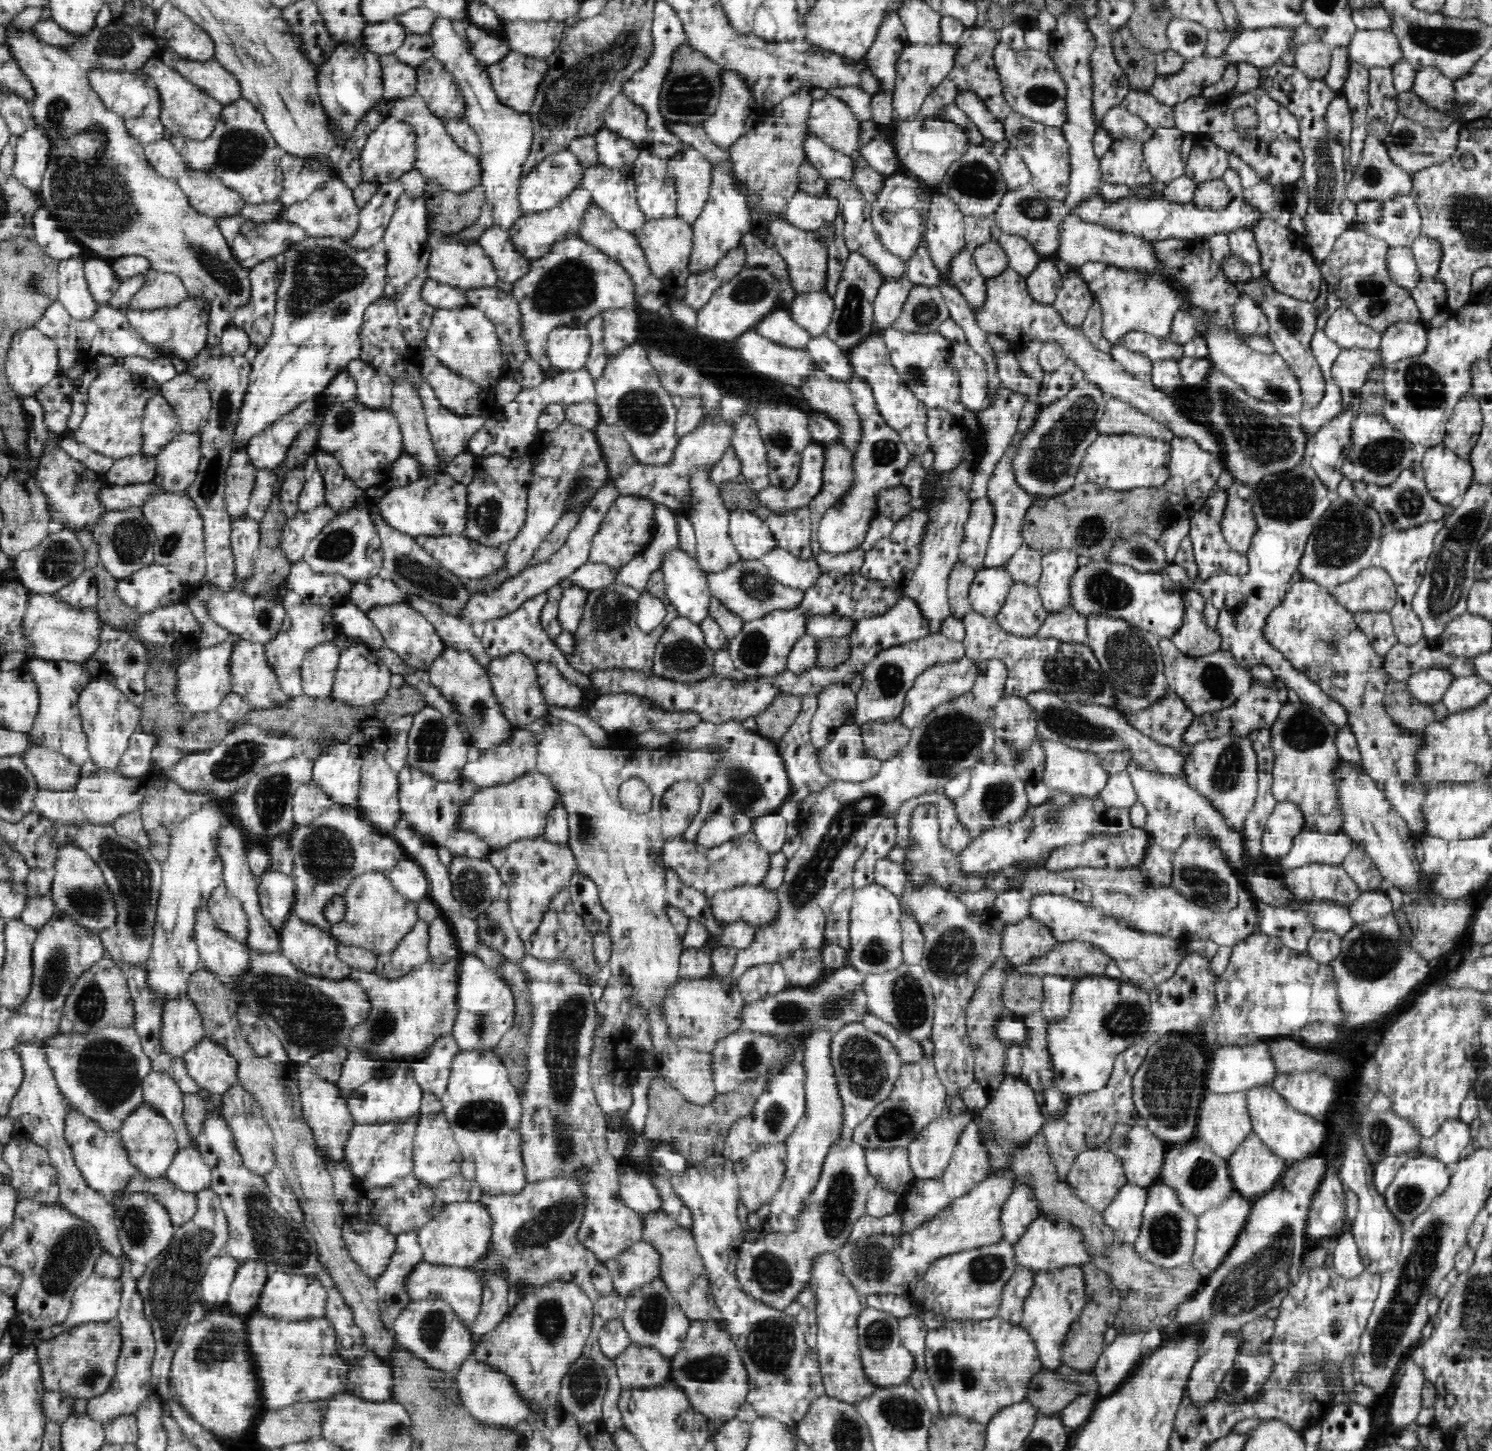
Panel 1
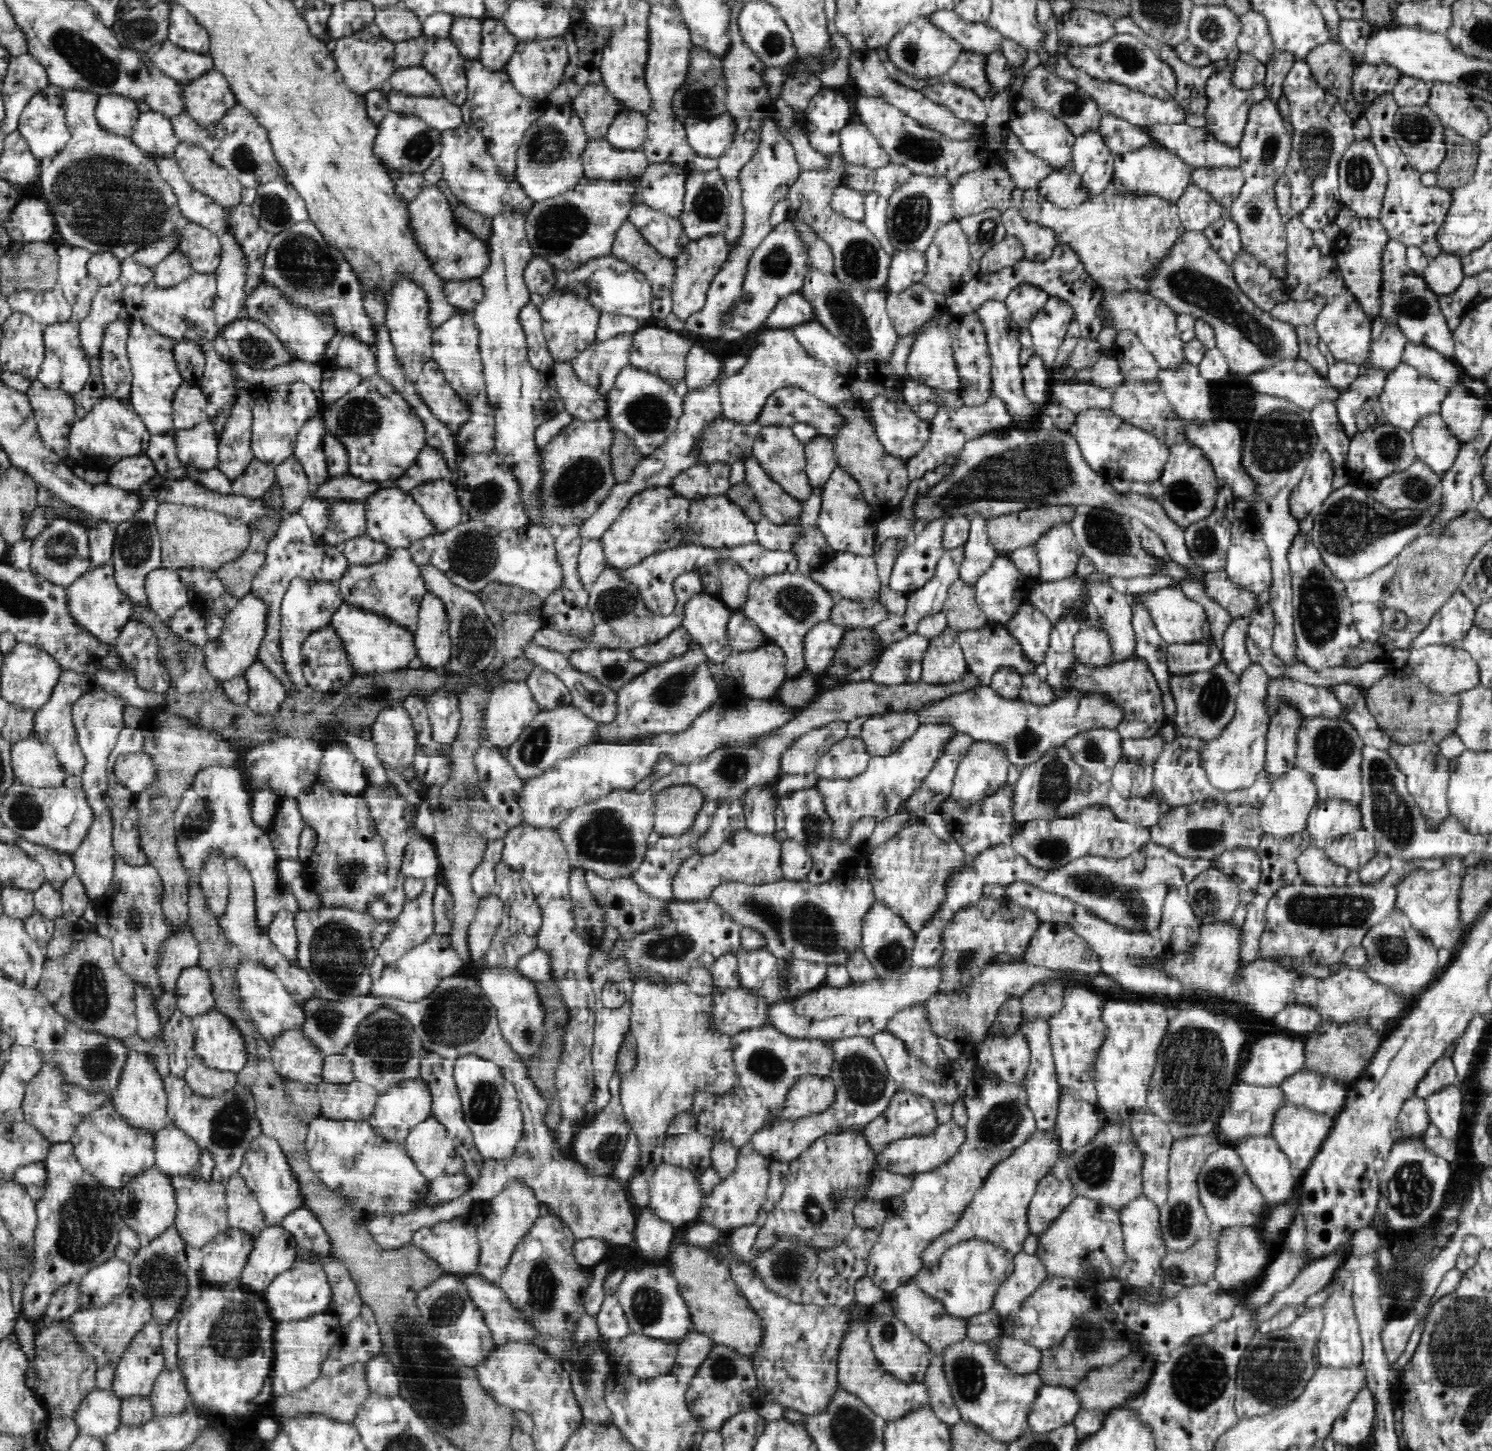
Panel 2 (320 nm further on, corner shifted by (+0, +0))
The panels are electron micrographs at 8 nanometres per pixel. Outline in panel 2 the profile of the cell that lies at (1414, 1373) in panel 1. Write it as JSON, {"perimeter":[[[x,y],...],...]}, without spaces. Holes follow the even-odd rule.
{"perimeter":[[[1418,1310],[1411,1311],[1407,1316],[1400,1318],[1389,1318],[1382,1330],[1384,1342],[1384,1353],[1390,1362],[1398,1362],[1398,1358],[1406,1352],[1406,1346],[1410,1342],[1410,1336],[1420,1322],[1422,1313]]]}

